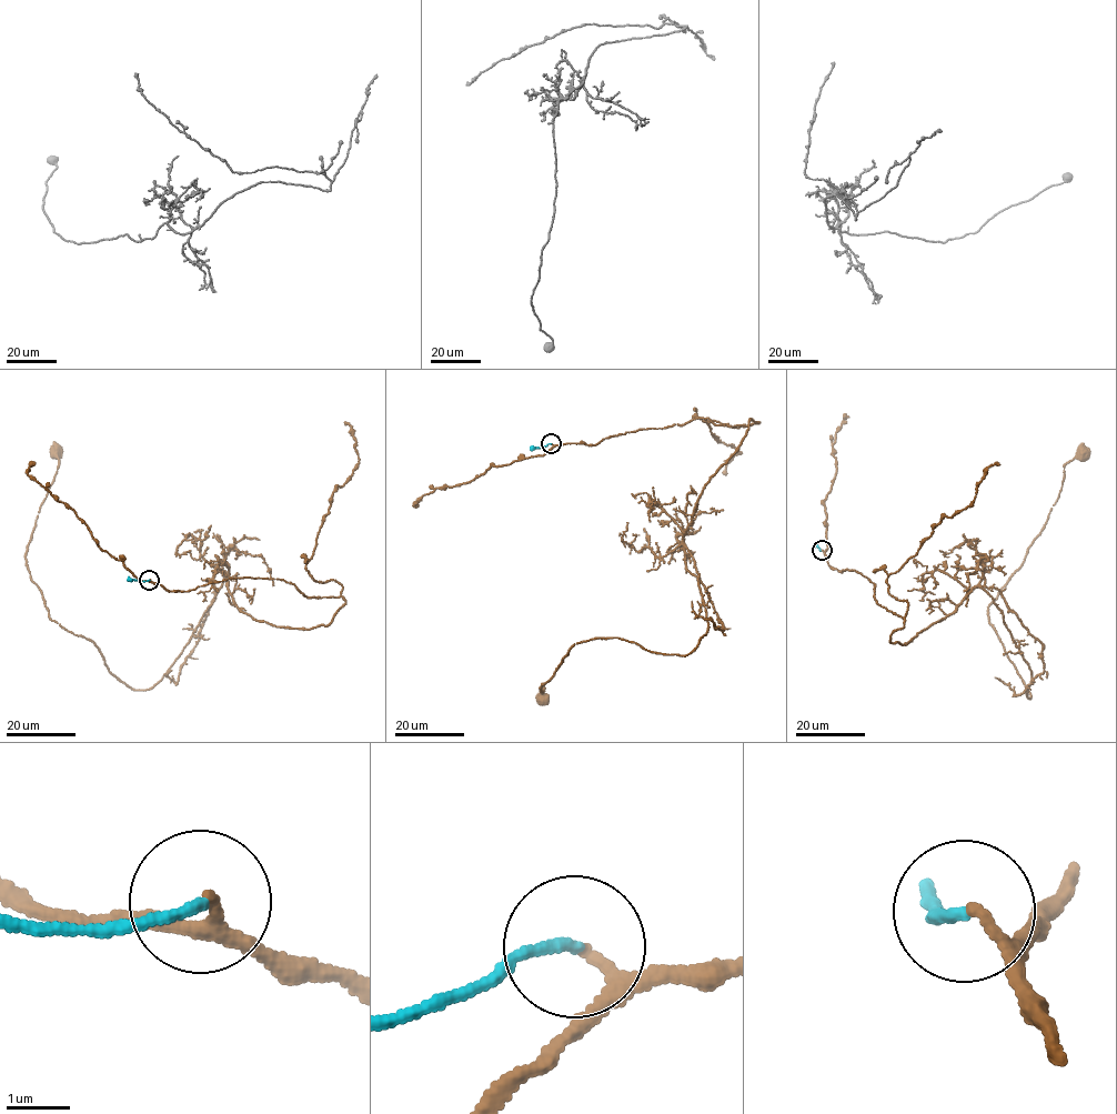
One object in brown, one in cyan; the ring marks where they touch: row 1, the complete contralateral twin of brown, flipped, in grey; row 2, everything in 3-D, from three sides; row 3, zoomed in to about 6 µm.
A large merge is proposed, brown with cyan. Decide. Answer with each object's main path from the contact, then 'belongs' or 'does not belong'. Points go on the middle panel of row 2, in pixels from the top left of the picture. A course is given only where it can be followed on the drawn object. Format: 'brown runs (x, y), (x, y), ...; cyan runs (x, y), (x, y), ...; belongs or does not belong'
brown runs (552, 443), (760, 422), (683, 534), (706, 633), (686, 654), (574, 643), (543, 700); cyan runs (551, 443), (530, 449); belongs

